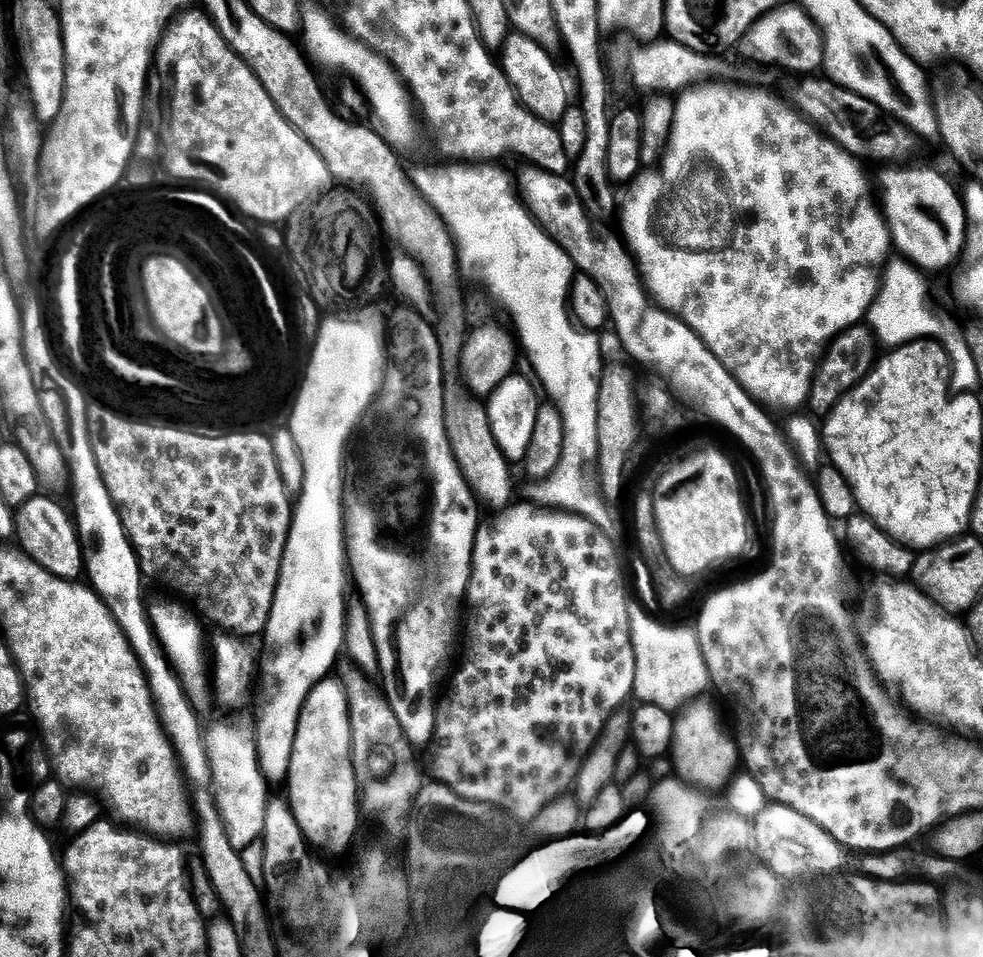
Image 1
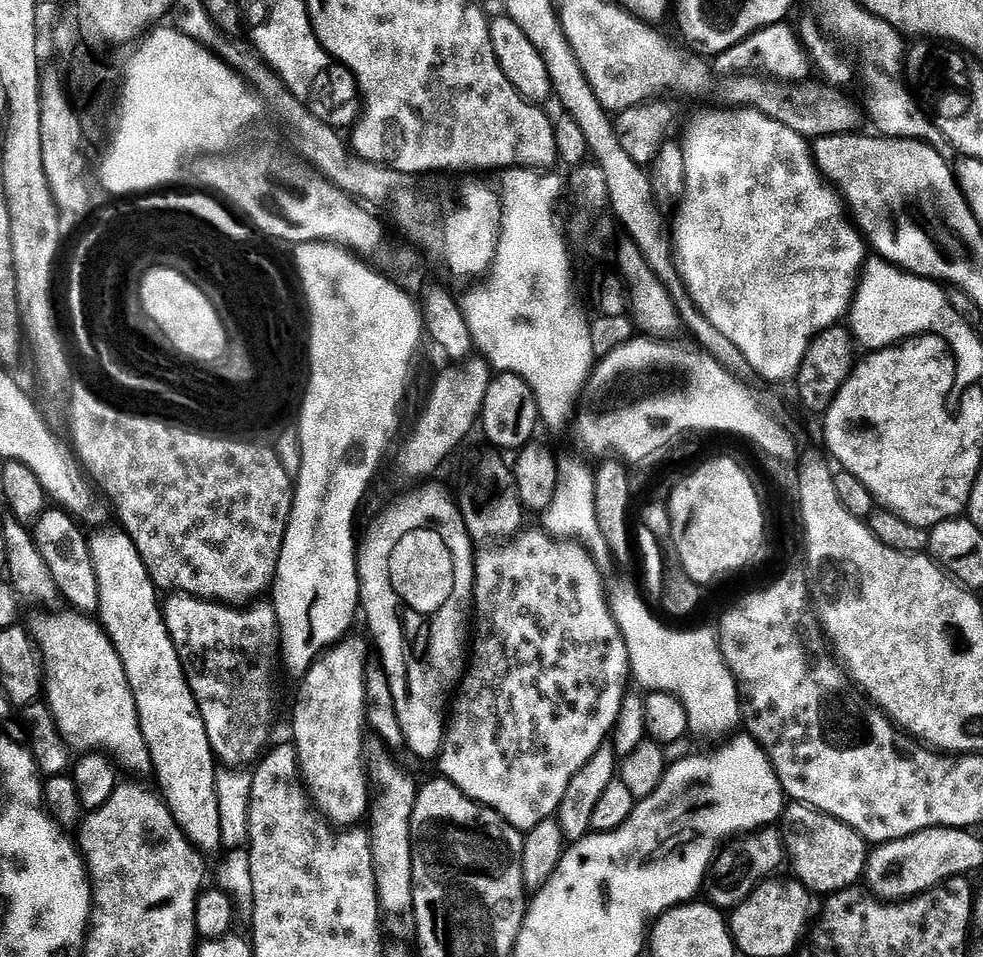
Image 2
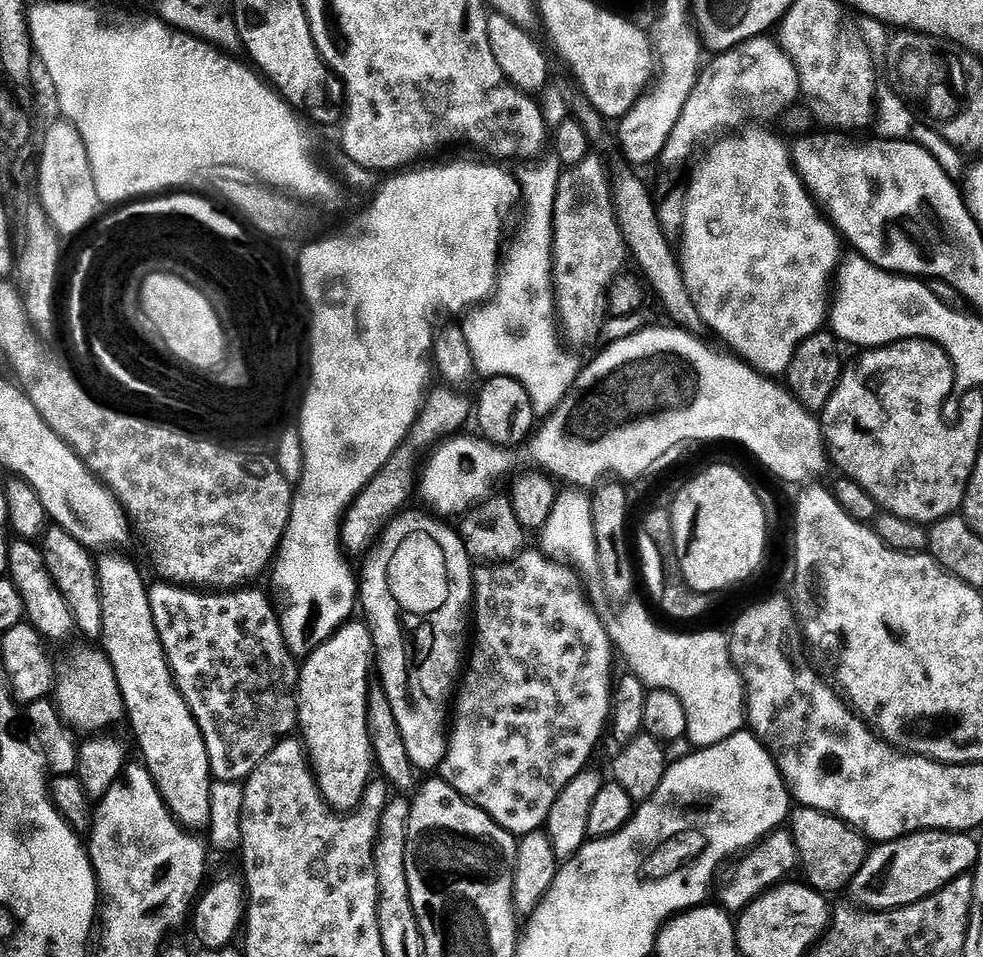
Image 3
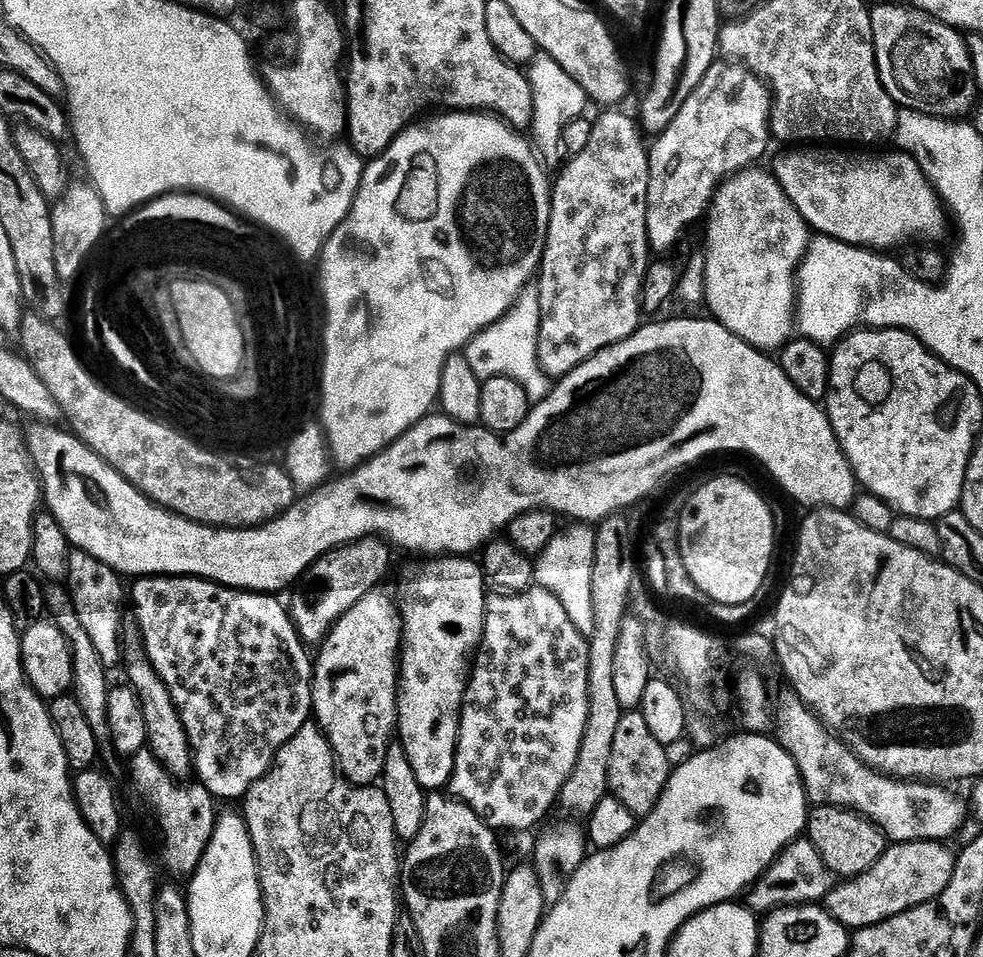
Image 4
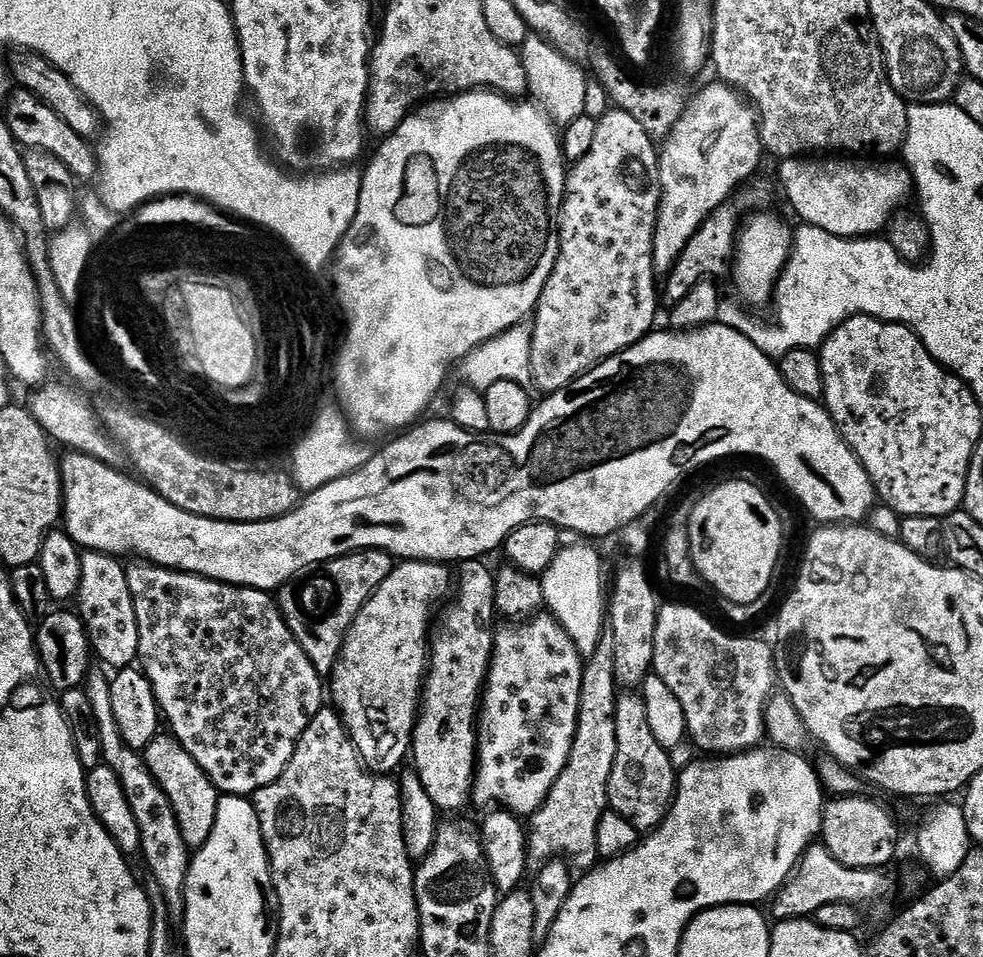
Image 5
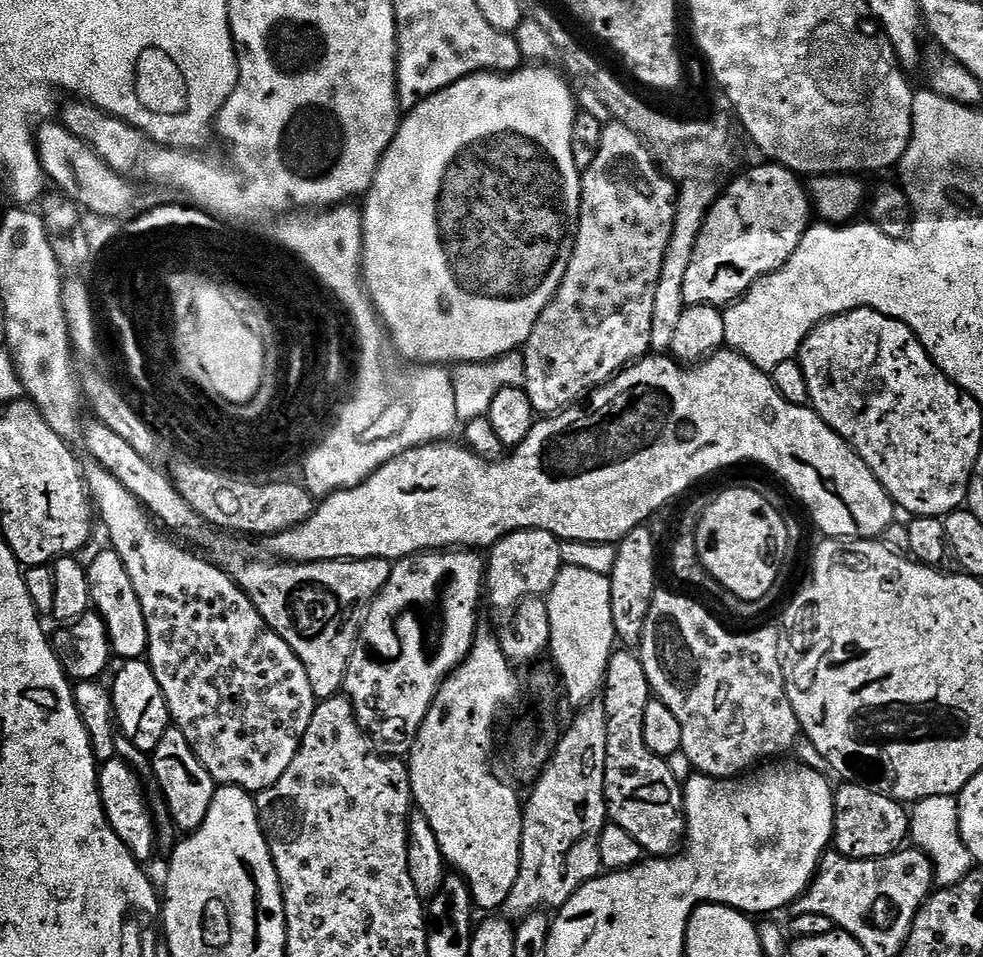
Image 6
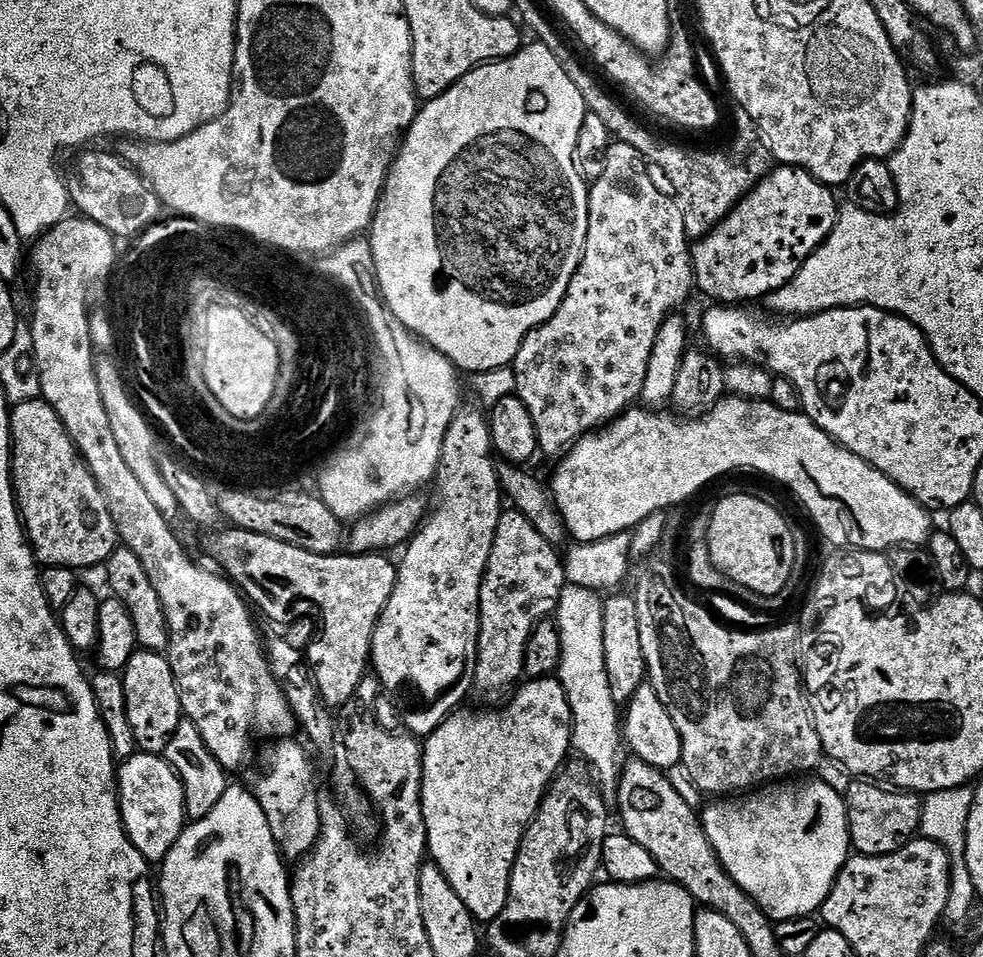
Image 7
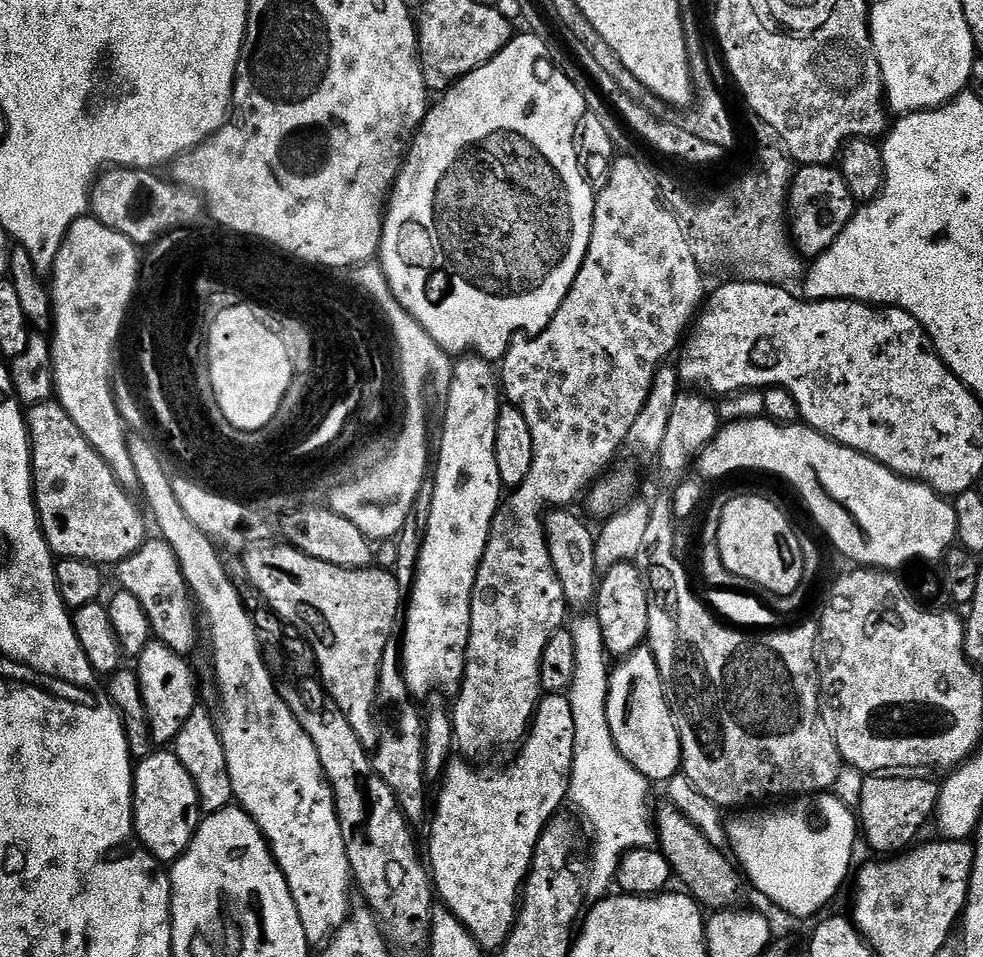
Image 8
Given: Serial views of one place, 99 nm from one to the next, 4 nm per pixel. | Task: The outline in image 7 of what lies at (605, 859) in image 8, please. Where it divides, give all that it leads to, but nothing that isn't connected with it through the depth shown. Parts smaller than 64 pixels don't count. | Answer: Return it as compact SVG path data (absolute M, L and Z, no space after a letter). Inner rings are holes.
M575 582L569 583L567 587L565 587L564 593L560 596L560 604L555 610L554 619L556 621L556 627L560 629L560 633L562 634L562 658L560 659L560 667L558 669L558 679L560 685L566 690L568 701L570 702L570 710L572 711L572 747L578 753L579 759L583 760L594 773L599 787L603 789L605 793L615 793L616 785L620 782L620 773L626 763L626 756L623 756L623 754L620 753L620 744L622 748L622 712L610 694L610 678L606 674L606 650L604 649L604 600L602 599L601 593L599 591L580 588Z

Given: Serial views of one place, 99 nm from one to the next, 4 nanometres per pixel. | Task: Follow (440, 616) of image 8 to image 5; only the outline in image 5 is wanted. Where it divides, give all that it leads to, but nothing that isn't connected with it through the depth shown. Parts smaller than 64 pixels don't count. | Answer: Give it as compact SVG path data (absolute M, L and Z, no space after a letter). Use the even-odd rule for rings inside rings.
M413 560L397 563L390 578L378 586L376 593L366 601L344 633L340 657L330 673L330 700L340 713L340 721L344 723L344 729L356 747L360 763L370 772L392 774L392 771L395 773L401 767L399 764L404 759L409 759L412 732L416 729L416 717L422 699L422 685L430 663L428 627L432 624L432 607L447 594L448 587L451 584L453 587L454 584L453 573L451 576L448 568L449 565L444 562Z

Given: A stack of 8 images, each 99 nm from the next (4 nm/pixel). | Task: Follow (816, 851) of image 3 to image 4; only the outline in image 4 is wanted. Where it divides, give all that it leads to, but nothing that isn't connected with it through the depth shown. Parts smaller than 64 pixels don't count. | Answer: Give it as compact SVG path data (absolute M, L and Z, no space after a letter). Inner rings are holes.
M821 804L813 807L808 814L806 839L826 862L826 866L836 878L853 878L870 870L886 849L886 837L866 816L834 804Z

